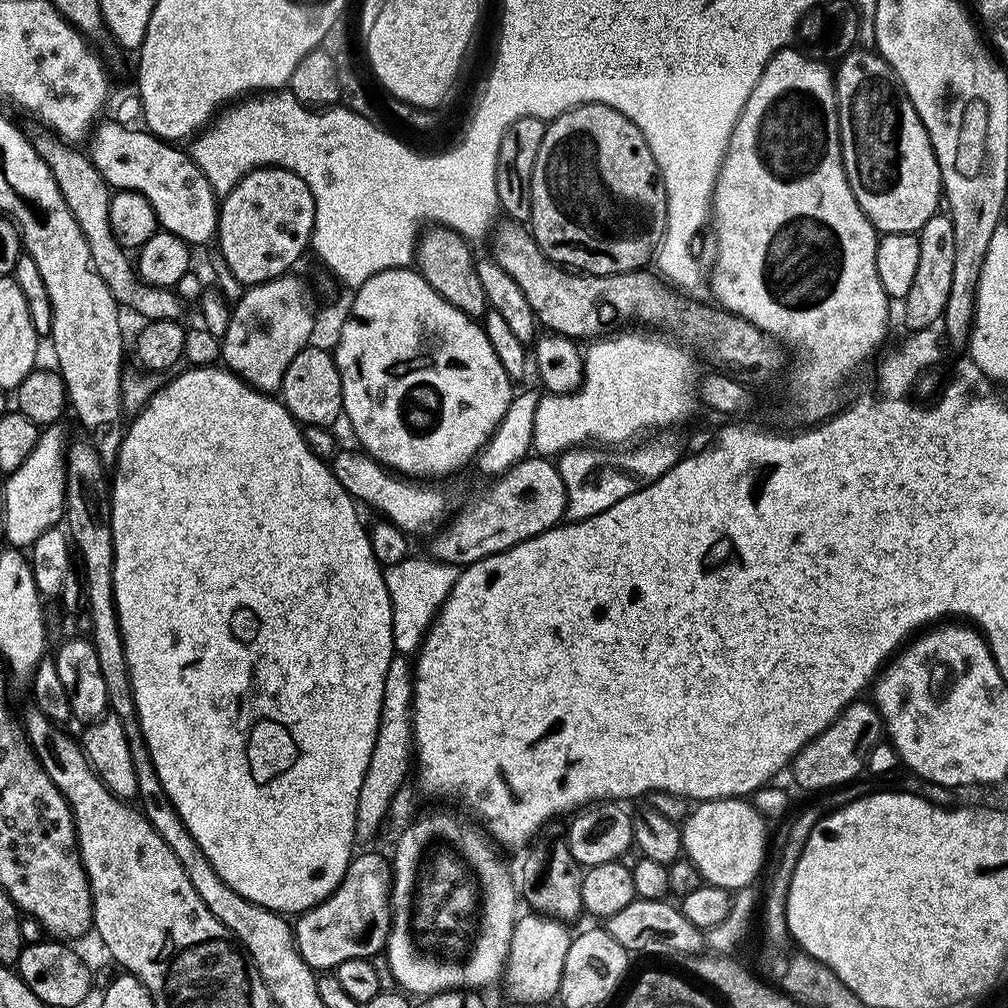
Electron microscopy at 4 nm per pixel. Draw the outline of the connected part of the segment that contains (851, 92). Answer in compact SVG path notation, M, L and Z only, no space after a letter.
M853 50L835 65L836 101L842 113L840 149L844 159L844 173L850 182L850 190L866 218L877 233L911 232L919 233L931 216L937 215L942 204L940 167L932 149L926 126L918 118L918 110L910 102L906 90L900 85L895 70L875 50L859 52Z

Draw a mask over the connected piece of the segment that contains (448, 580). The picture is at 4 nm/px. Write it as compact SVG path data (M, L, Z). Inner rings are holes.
M407 556L397 563L385 565L382 571L387 593L390 594L393 649L401 655L413 655L423 643L423 638L435 621L441 605L448 599L448 594L459 576L459 567L430 556Z

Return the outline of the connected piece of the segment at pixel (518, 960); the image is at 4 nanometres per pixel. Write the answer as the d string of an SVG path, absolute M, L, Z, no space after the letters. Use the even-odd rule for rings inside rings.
M541 914L529 915L521 915L512 927L504 988L516 1004L544 1004L560 991L562 966L566 966L566 950L570 950L573 933L567 932L564 929L567 927L559 919Z

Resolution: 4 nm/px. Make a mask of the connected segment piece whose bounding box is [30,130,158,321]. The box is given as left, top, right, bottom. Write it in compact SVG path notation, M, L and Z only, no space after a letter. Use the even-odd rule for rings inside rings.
M39 130L31 133L30 139L33 146L38 150L38 154L50 166L54 174L54 182L58 182L62 196L66 198L66 204L70 206L71 213L74 214L88 245L94 265L98 274L102 276L102 281L110 288L120 306L127 307L132 312L144 316L145 321L157 319L156 312L156 292L153 285L136 277L136 272L132 269L132 264L128 261L129 253L118 243L111 230L110 206L113 193L108 187L108 183L102 178L102 174L92 165L91 159L79 152L79 147L69 146L64 140L57 138L51 131Z

